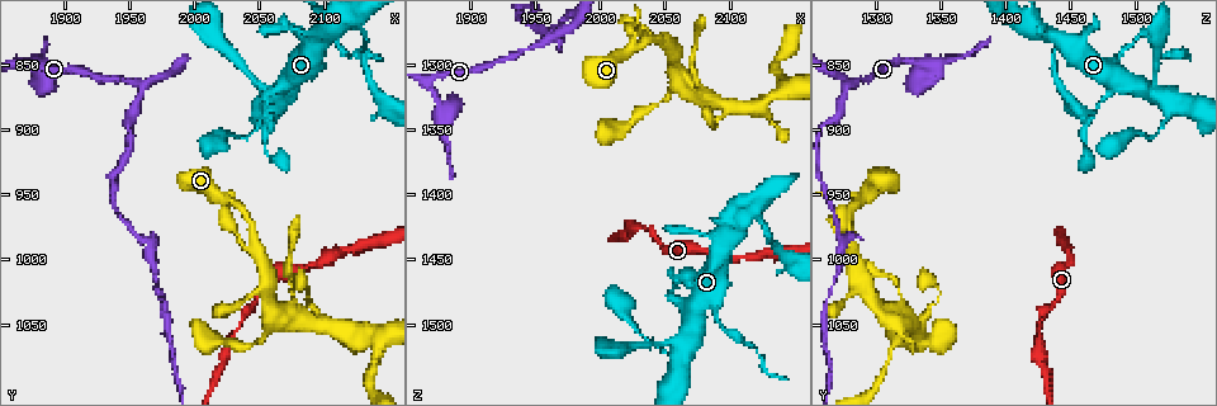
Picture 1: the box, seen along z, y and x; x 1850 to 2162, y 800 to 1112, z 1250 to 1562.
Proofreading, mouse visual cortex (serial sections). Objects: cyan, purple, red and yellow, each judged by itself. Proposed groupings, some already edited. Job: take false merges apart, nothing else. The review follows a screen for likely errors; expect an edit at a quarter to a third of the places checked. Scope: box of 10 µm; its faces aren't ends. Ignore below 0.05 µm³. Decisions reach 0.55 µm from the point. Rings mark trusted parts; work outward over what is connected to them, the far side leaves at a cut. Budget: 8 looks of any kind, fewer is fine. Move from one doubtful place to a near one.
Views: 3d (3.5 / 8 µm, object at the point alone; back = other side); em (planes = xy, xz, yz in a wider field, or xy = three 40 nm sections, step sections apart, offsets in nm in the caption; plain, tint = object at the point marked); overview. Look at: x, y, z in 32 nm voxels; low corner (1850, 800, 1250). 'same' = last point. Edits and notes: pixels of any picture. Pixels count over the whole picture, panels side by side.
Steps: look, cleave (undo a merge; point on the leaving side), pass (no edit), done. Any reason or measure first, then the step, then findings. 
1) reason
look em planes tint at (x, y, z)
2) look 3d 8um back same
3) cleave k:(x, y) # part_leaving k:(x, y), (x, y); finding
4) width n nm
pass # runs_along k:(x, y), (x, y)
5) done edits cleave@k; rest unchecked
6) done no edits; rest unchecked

abrupt turn
look 3d 3.5um at (2058, 882, 1472)

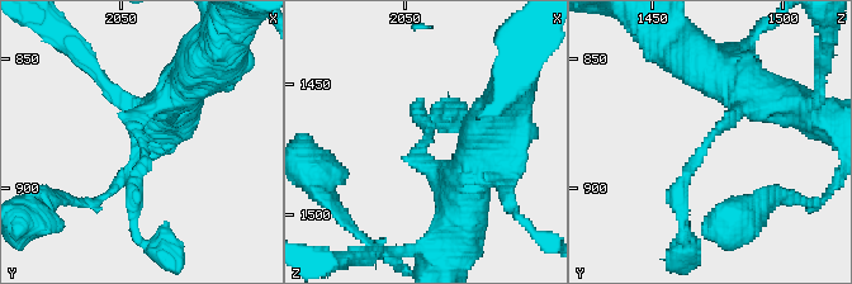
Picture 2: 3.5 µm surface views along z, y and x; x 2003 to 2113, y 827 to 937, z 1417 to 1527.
need the tissue
look em planes tint at (2059, 881, 1472)

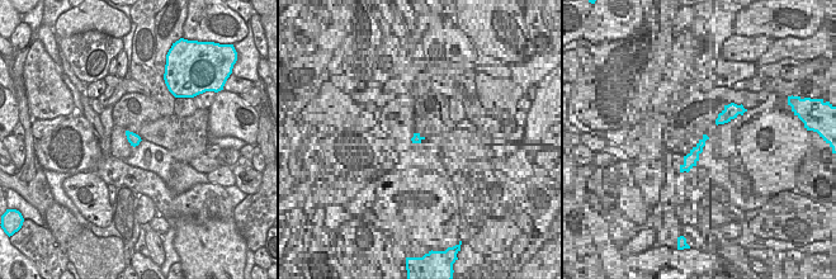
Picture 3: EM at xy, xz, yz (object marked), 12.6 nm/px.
arm_widths 200, 400 nm
pass # runs_along 2:(180, 86), (137, 122), (133, 211); one cell here

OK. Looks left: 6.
a narrow waist
look 3d 3.5um at (2092, 1004, 1446)

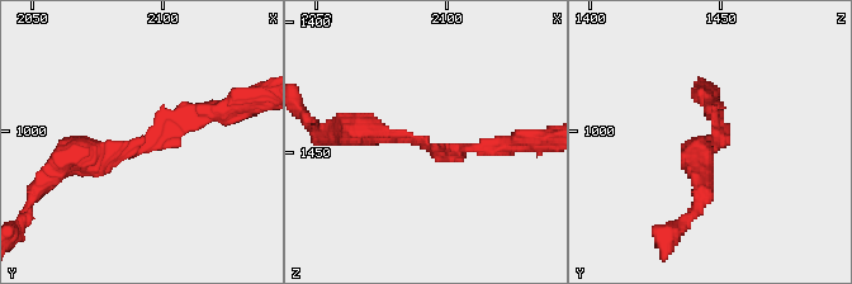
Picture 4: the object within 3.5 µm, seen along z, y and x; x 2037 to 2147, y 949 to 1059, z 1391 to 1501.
arm_widths 150, 350 nm
look em xy step 3 tint at (2090, 1004, 1446)

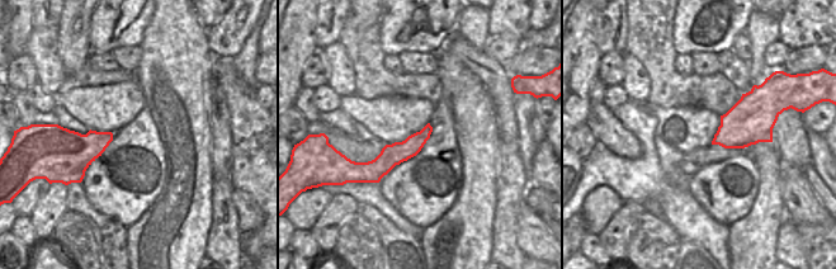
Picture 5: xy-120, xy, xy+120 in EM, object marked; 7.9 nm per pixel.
pass # runs_along 5:(428, 128), (410, 147), (367, 174); one cell here

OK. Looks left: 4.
three arms meet
look 3d 3.5um at (1960, 866, 1278)

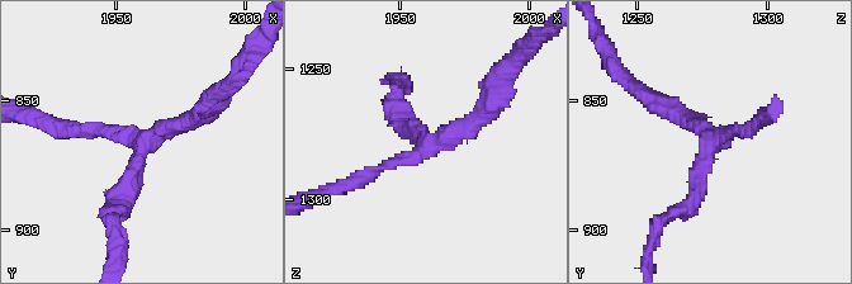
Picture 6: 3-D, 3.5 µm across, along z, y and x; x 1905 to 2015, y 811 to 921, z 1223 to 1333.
arms 3; arm_widths 150, 250, 250 nm; now the EM
look em xy step 2 tint at (1959, 866, 1280)

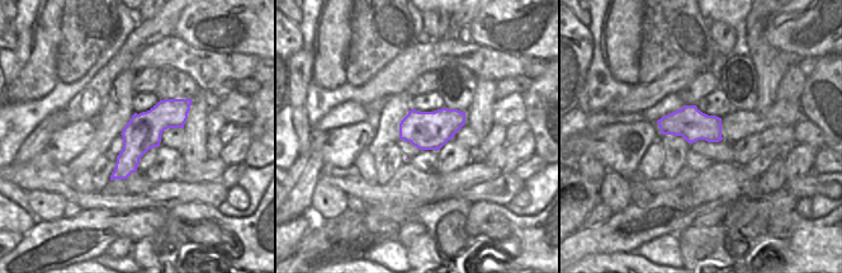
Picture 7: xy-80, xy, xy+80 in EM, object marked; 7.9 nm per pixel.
pass # runs_along 7:(188, 102), (168, 113), (114, 175); all the same cell

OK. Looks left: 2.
done no edits; rest unchecked

